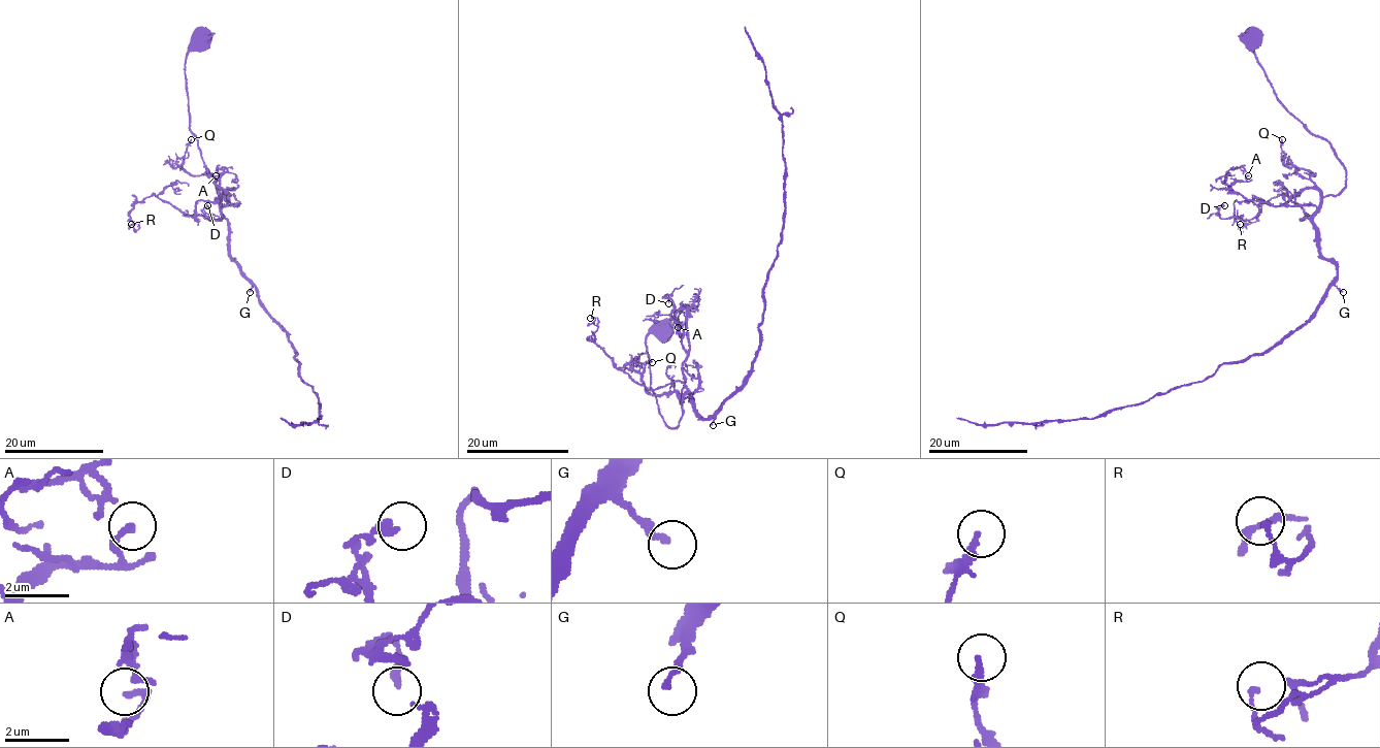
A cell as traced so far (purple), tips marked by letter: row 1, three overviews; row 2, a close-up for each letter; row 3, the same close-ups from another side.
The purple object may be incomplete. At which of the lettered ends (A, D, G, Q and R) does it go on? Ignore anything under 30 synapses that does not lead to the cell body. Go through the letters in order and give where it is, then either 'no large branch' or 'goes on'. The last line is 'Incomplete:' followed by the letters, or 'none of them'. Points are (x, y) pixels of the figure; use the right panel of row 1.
A: place (1248, 175); no large branch
D: place (1224, 205); no large branch
G: place (1343, 292); no large branch
Q: place (1282, 139); no large branch
R: place (1240, 224); no large branch
Incomplete: none of them

